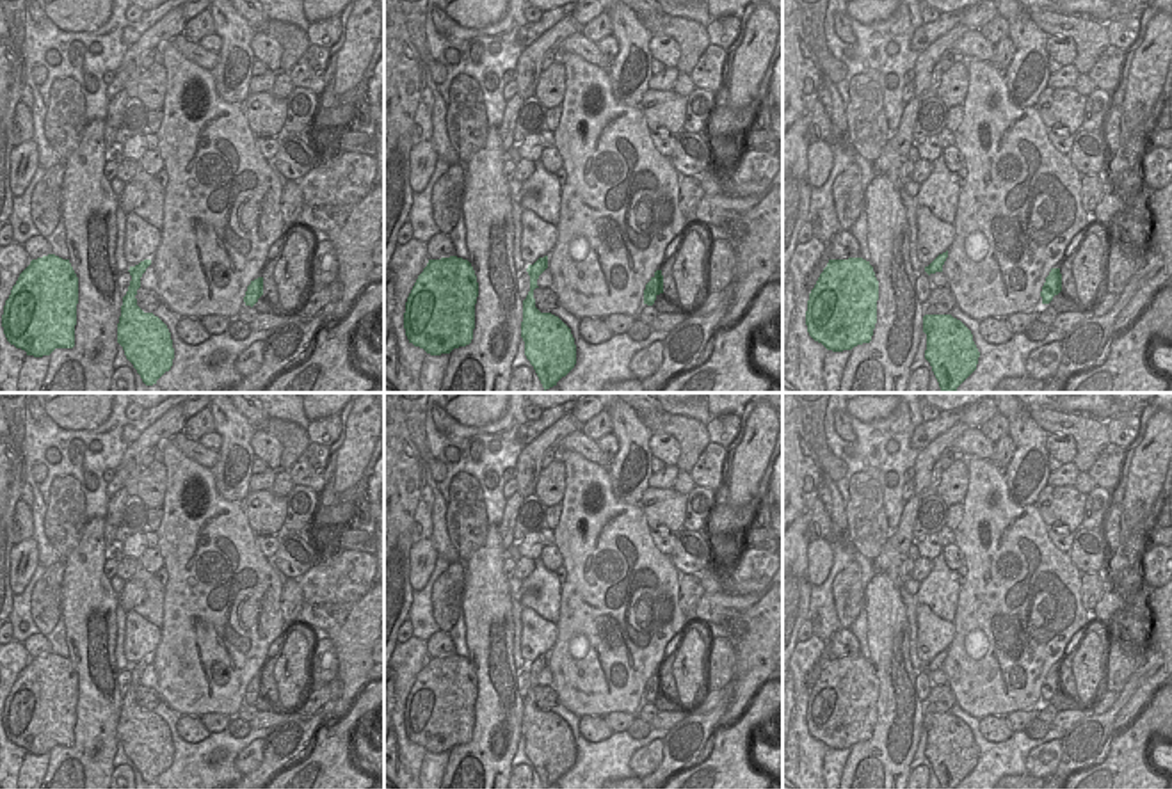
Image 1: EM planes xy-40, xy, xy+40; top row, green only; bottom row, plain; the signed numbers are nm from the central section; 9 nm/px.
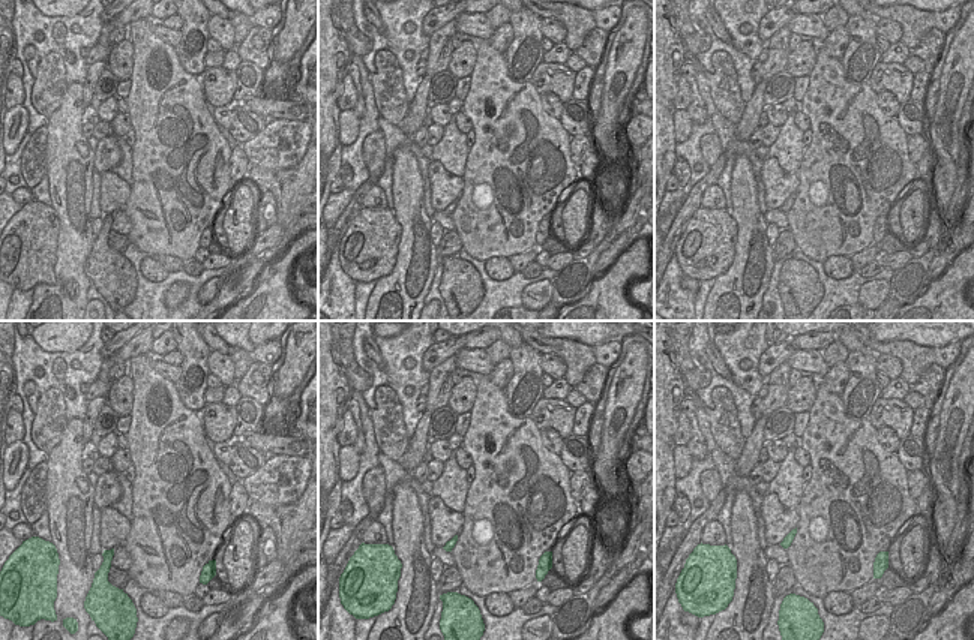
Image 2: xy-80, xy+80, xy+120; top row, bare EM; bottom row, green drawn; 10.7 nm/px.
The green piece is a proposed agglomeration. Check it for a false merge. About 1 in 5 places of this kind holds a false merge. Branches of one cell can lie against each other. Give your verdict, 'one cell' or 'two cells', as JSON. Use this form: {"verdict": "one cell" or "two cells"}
{"verdict": "two cells"}

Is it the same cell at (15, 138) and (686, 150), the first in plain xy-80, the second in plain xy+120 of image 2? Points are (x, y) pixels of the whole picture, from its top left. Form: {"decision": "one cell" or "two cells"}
{"decision": "two cells"}

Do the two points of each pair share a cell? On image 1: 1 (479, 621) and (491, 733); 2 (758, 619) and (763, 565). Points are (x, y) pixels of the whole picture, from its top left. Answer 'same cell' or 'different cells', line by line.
1: same cell
2: different cells

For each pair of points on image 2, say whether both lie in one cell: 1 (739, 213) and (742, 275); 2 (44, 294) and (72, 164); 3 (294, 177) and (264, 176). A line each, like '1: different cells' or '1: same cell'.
1: same cell
2: same cell
3: same cell

